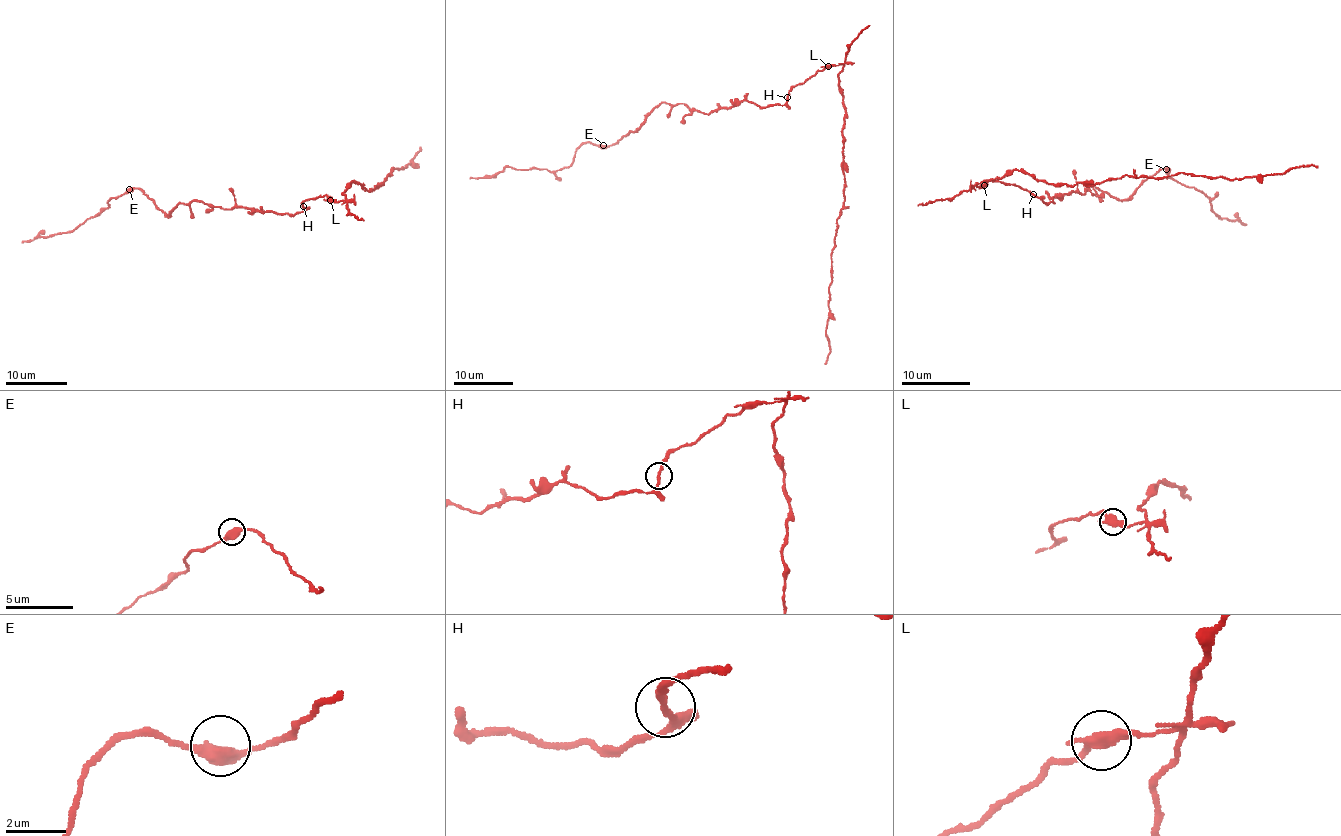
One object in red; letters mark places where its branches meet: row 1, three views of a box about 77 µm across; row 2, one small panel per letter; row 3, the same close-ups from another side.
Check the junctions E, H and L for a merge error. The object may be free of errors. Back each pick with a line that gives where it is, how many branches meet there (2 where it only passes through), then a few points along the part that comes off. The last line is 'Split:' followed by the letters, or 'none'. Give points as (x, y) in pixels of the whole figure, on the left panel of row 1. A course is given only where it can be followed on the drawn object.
L: Place: (330, 200). Branches: 2. Course of the part to remove: (330, 199), (346, 198), (343, 194), (352, 182), (365, 190), (384, 184), (392, 167), (405, 169), (420, 150)
Split: L

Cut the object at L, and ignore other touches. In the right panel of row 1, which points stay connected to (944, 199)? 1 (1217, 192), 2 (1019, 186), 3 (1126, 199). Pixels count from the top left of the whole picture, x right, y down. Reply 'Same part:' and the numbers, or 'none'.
Same part: none

